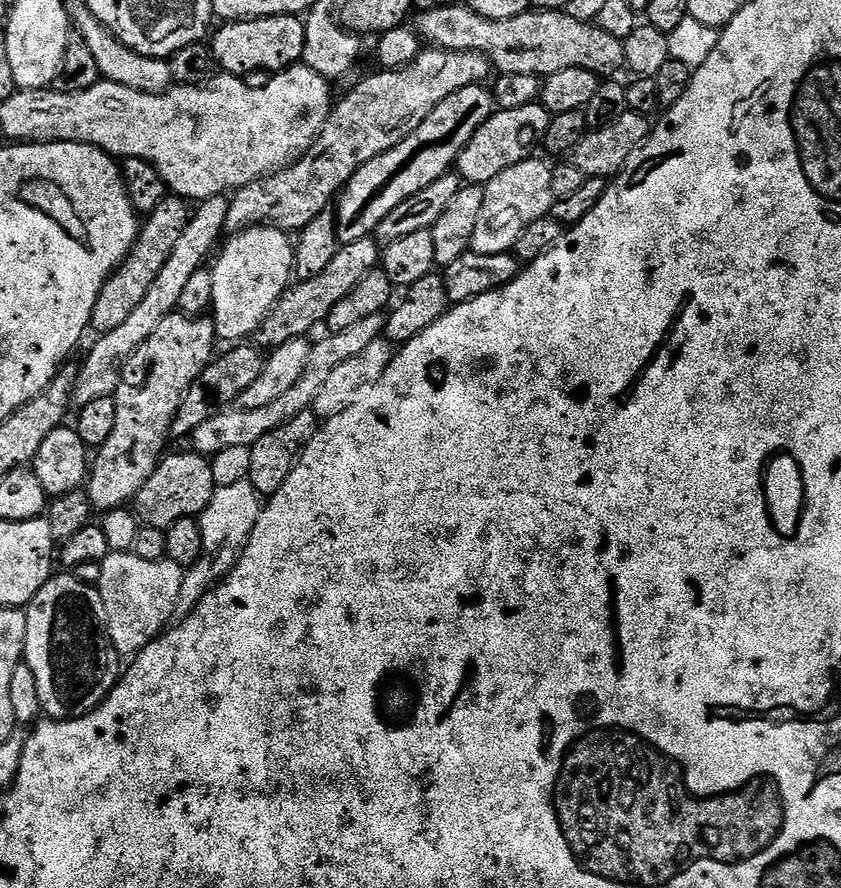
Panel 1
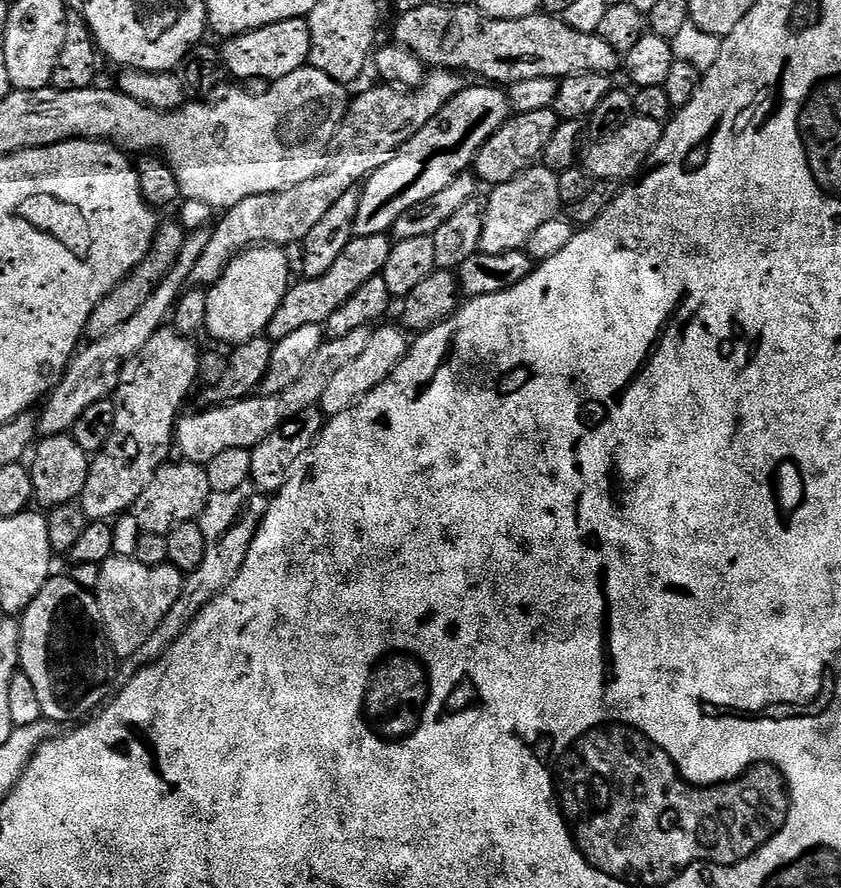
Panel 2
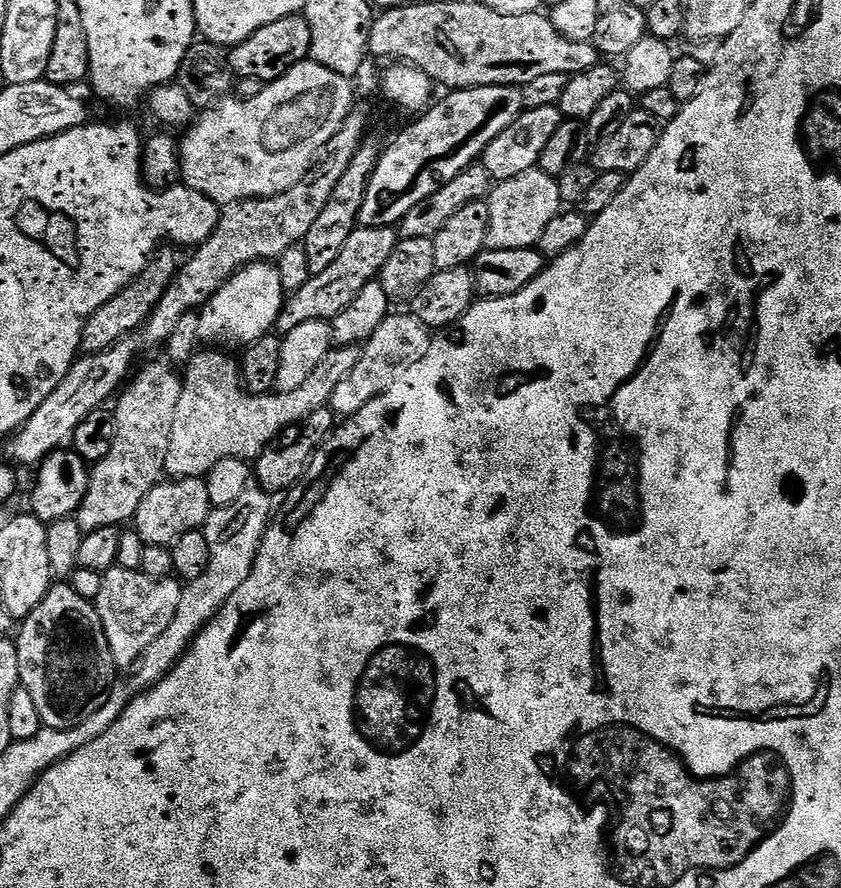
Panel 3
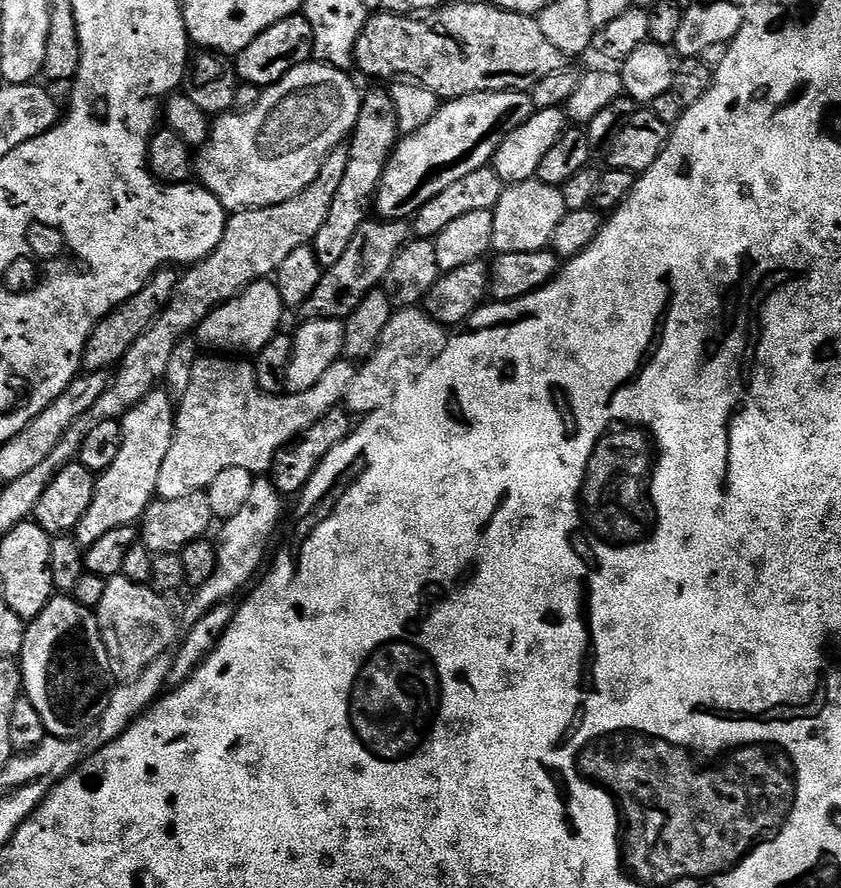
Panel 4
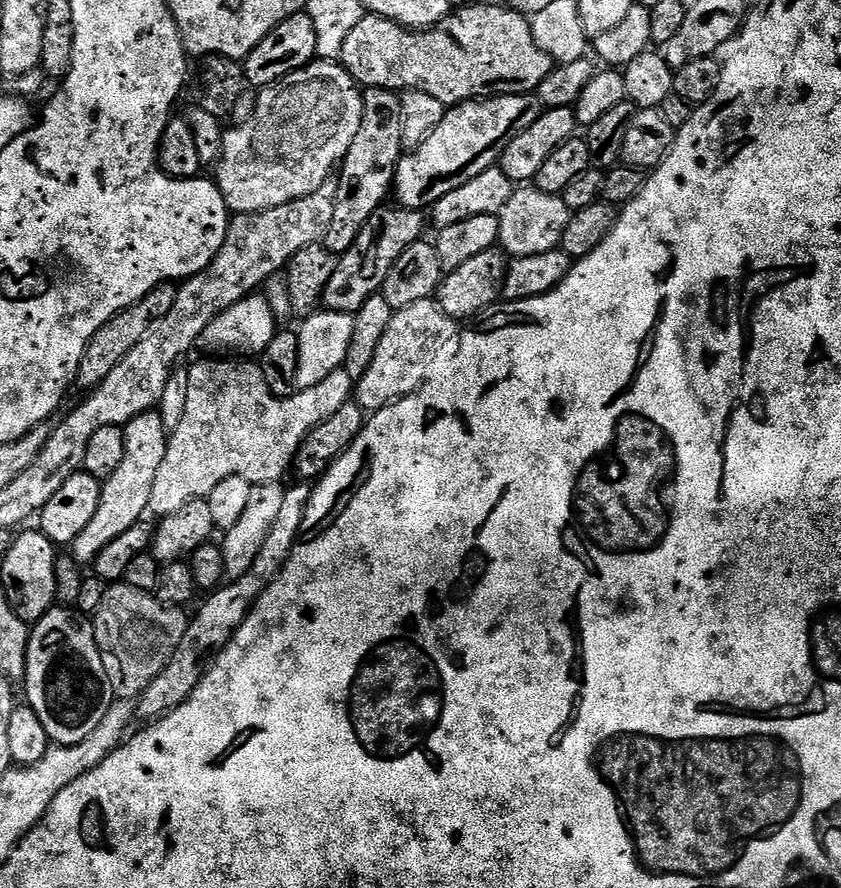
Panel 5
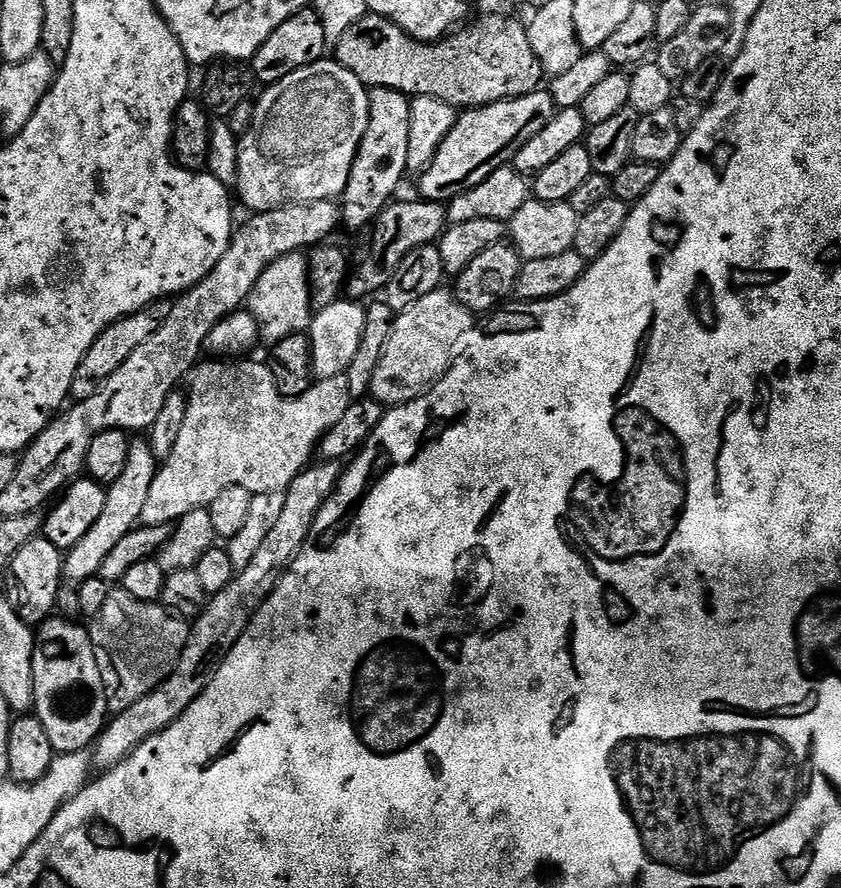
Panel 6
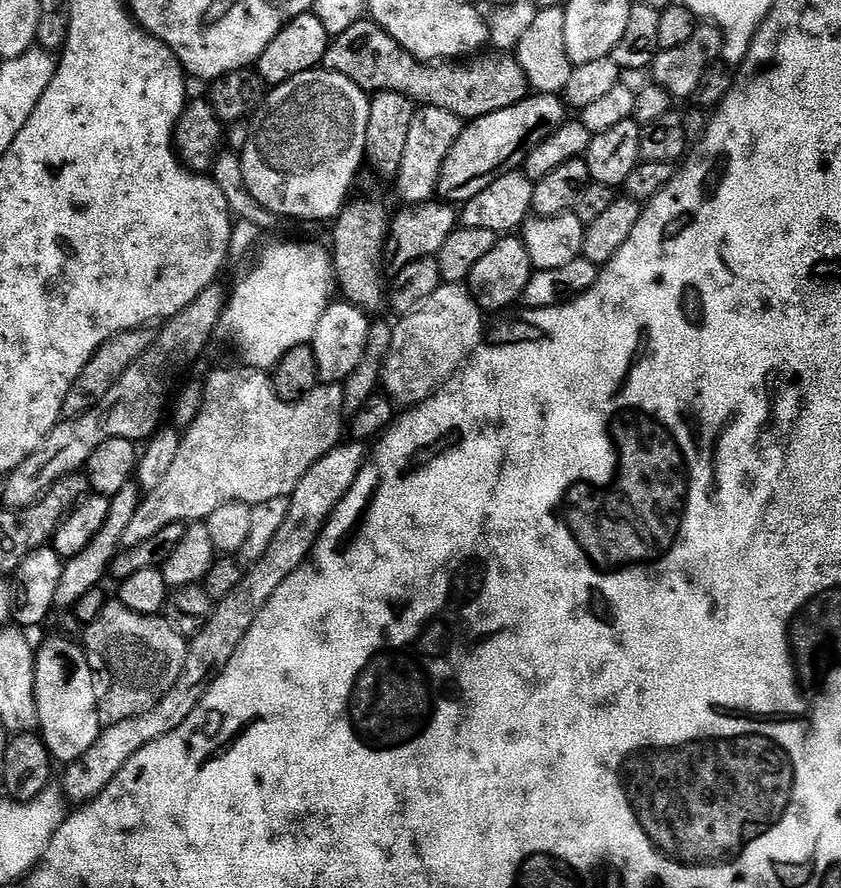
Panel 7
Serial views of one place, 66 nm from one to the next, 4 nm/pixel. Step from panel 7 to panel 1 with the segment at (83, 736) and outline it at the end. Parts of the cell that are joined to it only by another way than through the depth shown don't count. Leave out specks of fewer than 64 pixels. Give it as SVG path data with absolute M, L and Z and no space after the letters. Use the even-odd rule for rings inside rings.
M52 575L26 608L24 660L38 681L43 715L54 720L73 720L94 711L122 675L122 657L108 633L99 587L64 575Z

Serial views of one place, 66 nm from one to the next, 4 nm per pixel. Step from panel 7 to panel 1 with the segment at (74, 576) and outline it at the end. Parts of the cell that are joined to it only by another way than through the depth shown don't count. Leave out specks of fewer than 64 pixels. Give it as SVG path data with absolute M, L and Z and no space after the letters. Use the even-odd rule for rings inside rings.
M175 310L162 318L154 332L146 338L146 342L142 342L142 346L134 350L134 354L122 370L120 385L116 387L114 393L116 398L114 431L110 433L110 438L106 438L106 442L100 445L87 474L86 491L93 509L123 508L129 502L135 501L138 490L146 486L150 474L154 474L154 470L165 455L164 439L166 441L169 439L180 404L192 383L204 372L205 366L212 363L214 359L212 351L215 350L216 344L218 345L216 325L211 319L193 318Z

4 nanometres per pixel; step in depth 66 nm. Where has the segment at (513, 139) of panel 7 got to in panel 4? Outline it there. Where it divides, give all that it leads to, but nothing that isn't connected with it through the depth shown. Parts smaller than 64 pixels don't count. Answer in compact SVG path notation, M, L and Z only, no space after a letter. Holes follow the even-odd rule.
M527 91L511 92L475 92L457 100L441 103L440 109L422 126L422 130L409 132L397 143L388 160L386 170L382 174L382 182L376 191L374 212L381 220L404 220L415 217L419 208L426 206L434 194L442 194L446 186L458 182L458 178L466 178L466 174L474 174L474 170L489 167L496 157L498 146L511 132L518 130L522 122L532 117L532 97Z

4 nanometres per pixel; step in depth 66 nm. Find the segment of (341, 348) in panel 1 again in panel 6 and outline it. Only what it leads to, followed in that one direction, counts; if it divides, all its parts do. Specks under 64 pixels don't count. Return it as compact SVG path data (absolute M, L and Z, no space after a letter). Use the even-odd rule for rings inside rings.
M208 358L193 367L190 373L190 379L187 381L187 384L189 383L188 388L186 384L186 395L188 397L186 422L182 422L182 431L178 433L178 442L174 442L174 450L170 450L170 454L156 469L156 477L150 486L150 494L146 494L146 502L142 505L139 523L143 525L143 527L153 528L159 524L171 525L173 522L182 519L183 516L190 514L194 510L207 508L208 505L214 502L214 498L218 498L218 494L222 494L222 490L230 490L234 487L241 487L242 490L252 493L253 496L266 494L267 492L284 492L290 486L290 482L294 482L294 478L297 474L309 467L316 450L316 445L319 444L320 439L322 439L331 428L338 426L338 422L342 422L342 414L346 414L350 403L350 397L348 397L350 385L347 375L326 378L325 380L316 380L306 390L306 394L286 397L277 392L271 367L269 367L267 363L259 364L258 361L252 359L253 358Z

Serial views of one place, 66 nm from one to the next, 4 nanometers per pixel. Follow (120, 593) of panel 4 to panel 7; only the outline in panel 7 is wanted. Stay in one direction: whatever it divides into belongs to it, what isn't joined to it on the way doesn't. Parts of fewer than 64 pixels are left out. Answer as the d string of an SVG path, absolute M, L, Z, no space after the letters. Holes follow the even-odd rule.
M108 602L93 621L86 624L82 633L82 644L93 657L100 656L102 663L108 667L108 676L112 685L108 693L100 696L101 725L117 724L126 718L132 718L150 710L178 682L178 674L182 674L182 666L186 662L188 640L180 637L180 632L163 615L147 616L136 613L119 602Z

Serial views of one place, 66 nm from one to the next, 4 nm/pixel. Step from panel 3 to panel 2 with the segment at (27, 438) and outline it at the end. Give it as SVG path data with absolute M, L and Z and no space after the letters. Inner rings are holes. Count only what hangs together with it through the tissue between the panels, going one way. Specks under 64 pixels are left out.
M207 227L189 231L184 238L182 254L178 254L178 262L174 262L170 274L162 278L162 286L158 286L158 290L150 294L146 306L142 306L142 310L138 310L138 314L134 314L134 318L130 318L126 326L114 330L114 334L91 341L87 345L89 348L84 346L77 351L67 372L52 389L50 399L43 405L44 414L40 414L38 418L38 432L41 437L71 433L72 427L82 418L82 414L86 414L86 410L90 410L90 406L109 399L119 389L124 367L140 353L146 342L150 342L150 338L154 338L158 329L169 323L178 301L185 295L184 287L189 287L194 265L198 263L198 258L202 258L211 237L212 233Z

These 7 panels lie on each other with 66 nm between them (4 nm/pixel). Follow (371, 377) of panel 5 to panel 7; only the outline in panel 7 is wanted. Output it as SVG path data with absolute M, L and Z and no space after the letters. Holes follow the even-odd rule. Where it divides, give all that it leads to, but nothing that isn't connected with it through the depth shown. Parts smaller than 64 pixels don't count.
M441 283L440 288L421 302L415 312L401 315L400 325L392 332L384 365L380 368L383 395L396 406L415 406L431 398L460 371L466 357L481 343L486 320L484 324L480 316L483 316L482 309L464 284L446 283Z

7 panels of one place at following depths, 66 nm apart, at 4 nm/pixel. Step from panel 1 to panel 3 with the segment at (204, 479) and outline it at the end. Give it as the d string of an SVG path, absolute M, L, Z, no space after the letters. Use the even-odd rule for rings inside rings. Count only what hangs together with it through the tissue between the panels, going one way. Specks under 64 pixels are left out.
M195 476L168 478L154 485L150 494L142 498L134 517L134 531L141 536L144 545L166 548L182 538L182 534L203 529L212 509L210 490L203 479Z

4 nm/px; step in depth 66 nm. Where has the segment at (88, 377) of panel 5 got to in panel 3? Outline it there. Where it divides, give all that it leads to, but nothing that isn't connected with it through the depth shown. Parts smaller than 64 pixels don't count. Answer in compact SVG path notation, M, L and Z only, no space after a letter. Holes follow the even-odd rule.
M161 246L157 248L152 256L152 261L142 270L142 274L130 282L117 296L110 298L106 306L102 306L95 312L84 327L82 342L80 343L81 353L93 356L112 348L120 340L129 339L133 334L139 333L148 320L152 317L152 312L162 302L162 294L170 290L174 278L180 273L182 256L176 252L177 249L172 246Z

